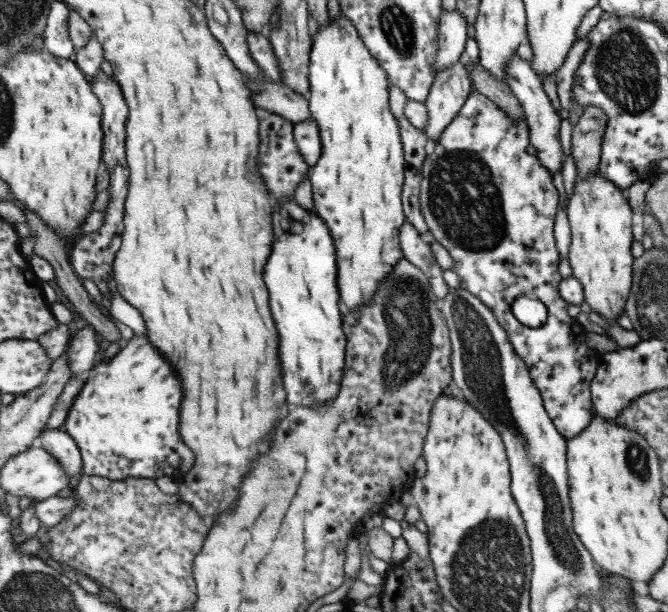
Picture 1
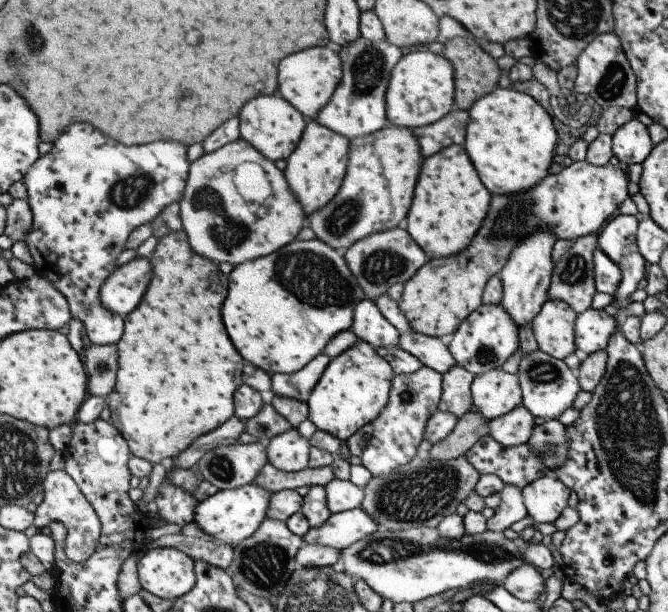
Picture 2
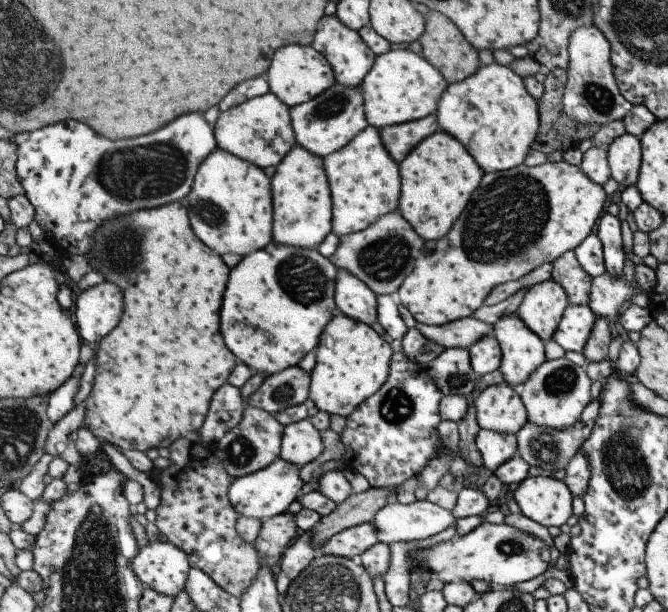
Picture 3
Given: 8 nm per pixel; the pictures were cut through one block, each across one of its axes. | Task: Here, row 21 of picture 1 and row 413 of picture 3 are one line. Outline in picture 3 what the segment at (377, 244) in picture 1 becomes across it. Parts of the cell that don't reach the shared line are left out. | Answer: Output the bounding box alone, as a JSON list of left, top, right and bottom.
[310,314,393,418]

